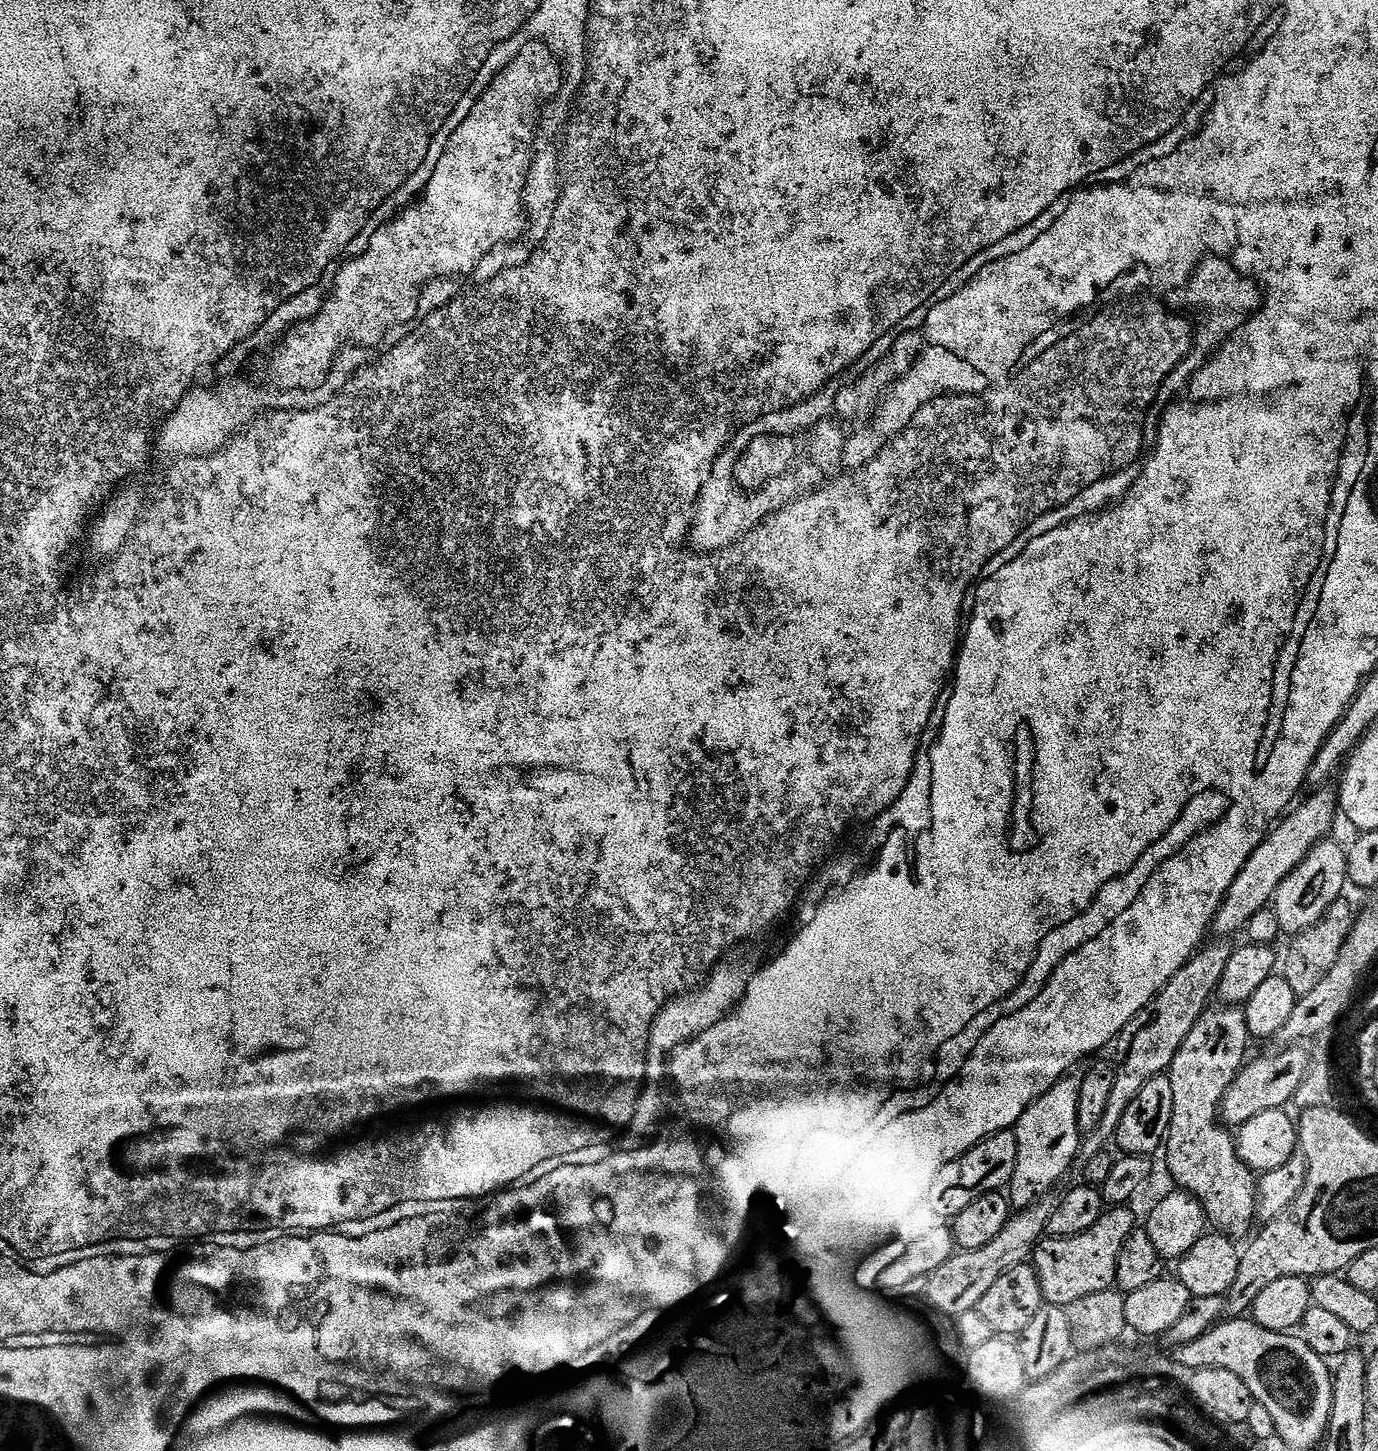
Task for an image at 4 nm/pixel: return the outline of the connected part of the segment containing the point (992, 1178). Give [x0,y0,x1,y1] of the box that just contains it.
[931,1130,1018,1214]

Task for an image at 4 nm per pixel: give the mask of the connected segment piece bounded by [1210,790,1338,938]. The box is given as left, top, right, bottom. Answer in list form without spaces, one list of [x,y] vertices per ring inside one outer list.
[[[1328,790],[1317,791],[1320,793],[1310,797],[1305,804],[1297,803],[1269,831],[1264,841],[1254,850],[1254,854],[1250,854],[1246,866],[1242,866],[1238,878],[1234,878],[1220,908],[1216,911],[1215,920],[1210,925],[1211,931],[1213,933],[1216,931],[1220,935],[1217,937],[1228,938],[1224,936],[1232,936],[1236,931],[1239,933],[1245,927],[1248,919],[1271,901],[1280,883],[1303,862],[1313,845],[1320,843],[1331,833],[1328,831],[1331,830],[1336,816],[1338,820],[1338,796],[1335,791],[1324,791]]]

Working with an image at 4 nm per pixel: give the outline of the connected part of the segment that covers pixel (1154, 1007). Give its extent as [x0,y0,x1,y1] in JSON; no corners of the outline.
[1082,943,1233,1154]

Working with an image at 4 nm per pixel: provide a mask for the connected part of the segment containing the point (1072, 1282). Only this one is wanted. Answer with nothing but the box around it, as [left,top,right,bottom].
[1034,1206,1138,1306]

